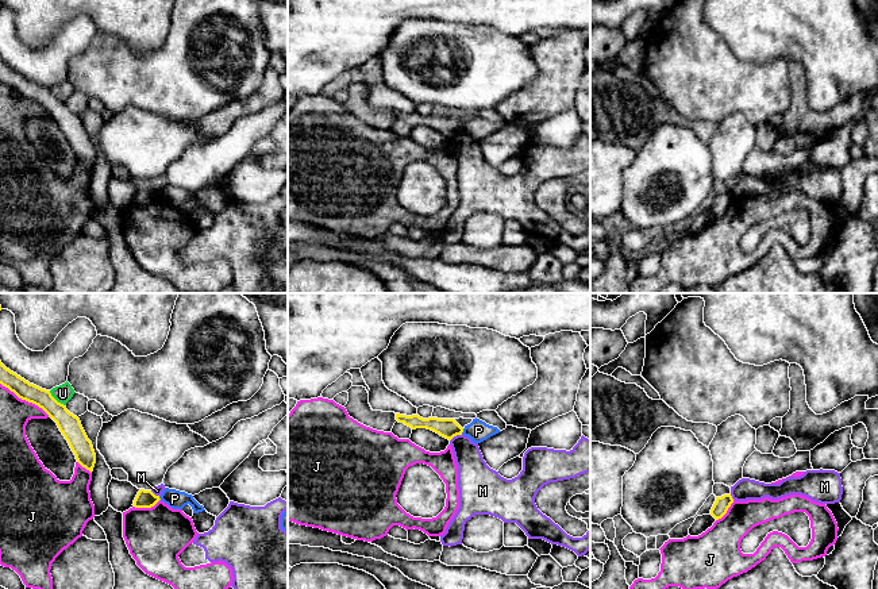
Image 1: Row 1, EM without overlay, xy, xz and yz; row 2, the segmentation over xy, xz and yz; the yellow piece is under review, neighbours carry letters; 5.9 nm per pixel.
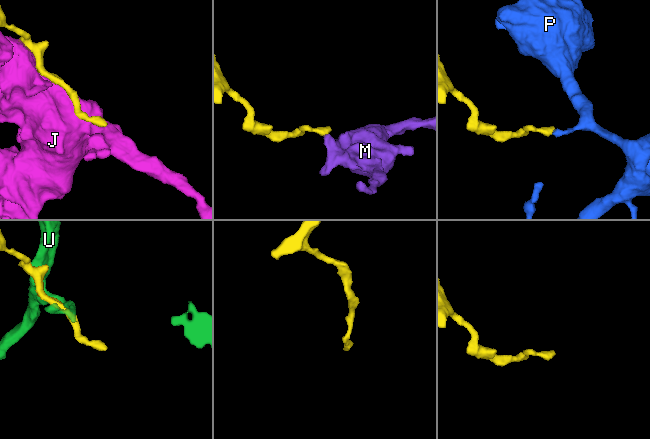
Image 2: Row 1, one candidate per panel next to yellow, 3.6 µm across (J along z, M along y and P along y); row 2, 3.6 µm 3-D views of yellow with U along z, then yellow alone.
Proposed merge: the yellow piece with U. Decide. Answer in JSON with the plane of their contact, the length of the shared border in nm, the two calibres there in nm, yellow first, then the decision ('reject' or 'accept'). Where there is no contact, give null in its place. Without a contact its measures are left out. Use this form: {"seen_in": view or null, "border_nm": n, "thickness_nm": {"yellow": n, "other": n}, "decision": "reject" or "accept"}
{"seen_in": "xy", "border_nm": 130, "thickness_nm": {"yellow": 130, "other": 110}, "decision": "reject"}

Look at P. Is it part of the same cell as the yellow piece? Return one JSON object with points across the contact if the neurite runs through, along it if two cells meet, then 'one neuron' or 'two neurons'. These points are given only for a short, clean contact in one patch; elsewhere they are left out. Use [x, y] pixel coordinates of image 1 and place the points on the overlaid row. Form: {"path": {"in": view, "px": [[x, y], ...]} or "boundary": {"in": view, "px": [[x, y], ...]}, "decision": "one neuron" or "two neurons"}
{"boundary": {"in": "xz", "px": [[463, 428], [461, 432]]}, "decision": "two neurons"}

